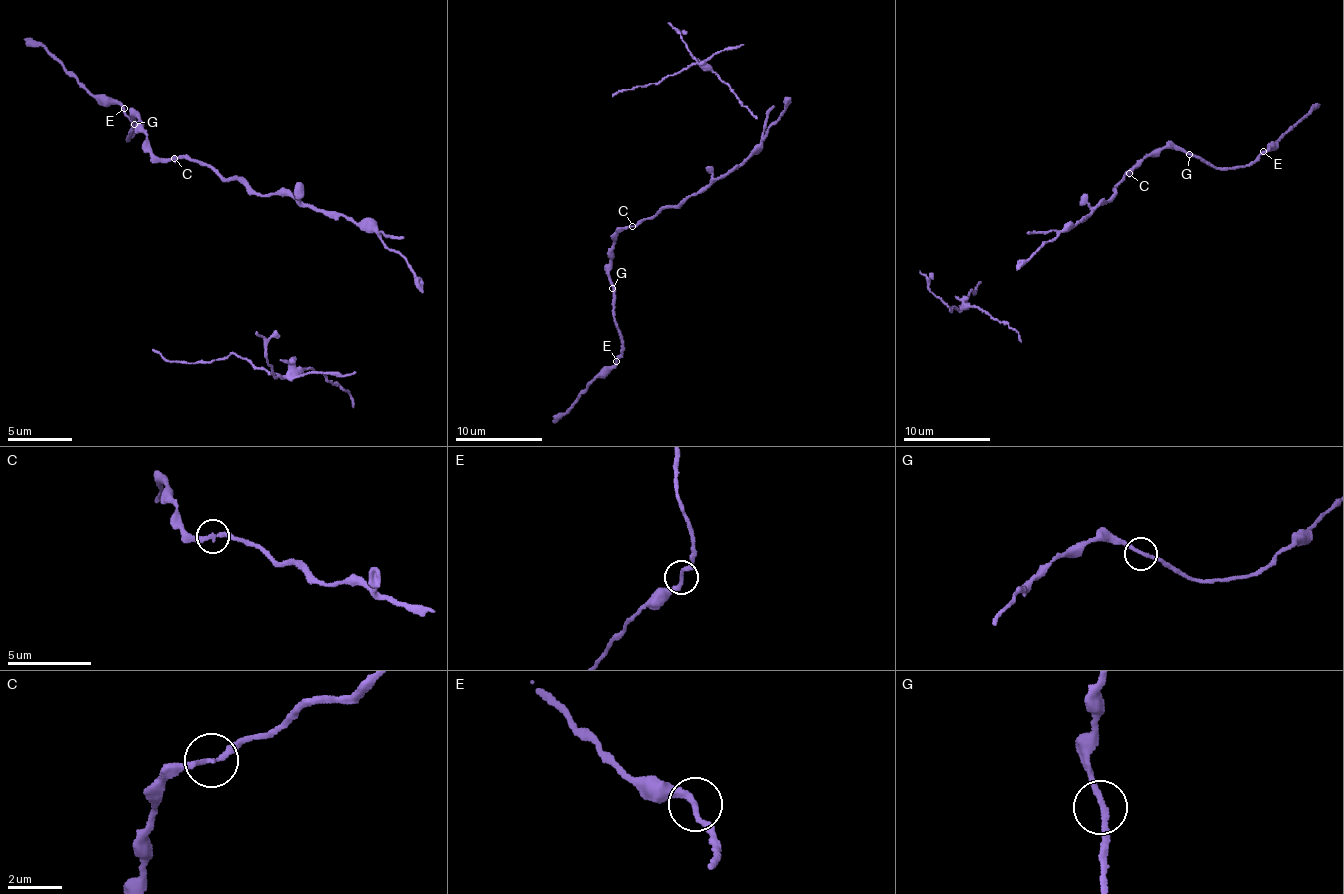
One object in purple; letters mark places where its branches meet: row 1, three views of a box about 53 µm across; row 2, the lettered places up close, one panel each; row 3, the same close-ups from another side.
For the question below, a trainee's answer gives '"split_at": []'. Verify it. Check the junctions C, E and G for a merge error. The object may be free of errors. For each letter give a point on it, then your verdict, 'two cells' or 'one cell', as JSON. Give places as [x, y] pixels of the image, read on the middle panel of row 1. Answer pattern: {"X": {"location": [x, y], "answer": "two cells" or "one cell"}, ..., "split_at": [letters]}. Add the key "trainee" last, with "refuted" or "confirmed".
{"C": {"location": [632, 226], "answer": "two cells"}, "E": {"location": [616, 361], "answer": "one cell"}, "G": {"location": [612, 288], "answer": "one cell"}, "split_at": ["C"], "trainee": "refuted"}

